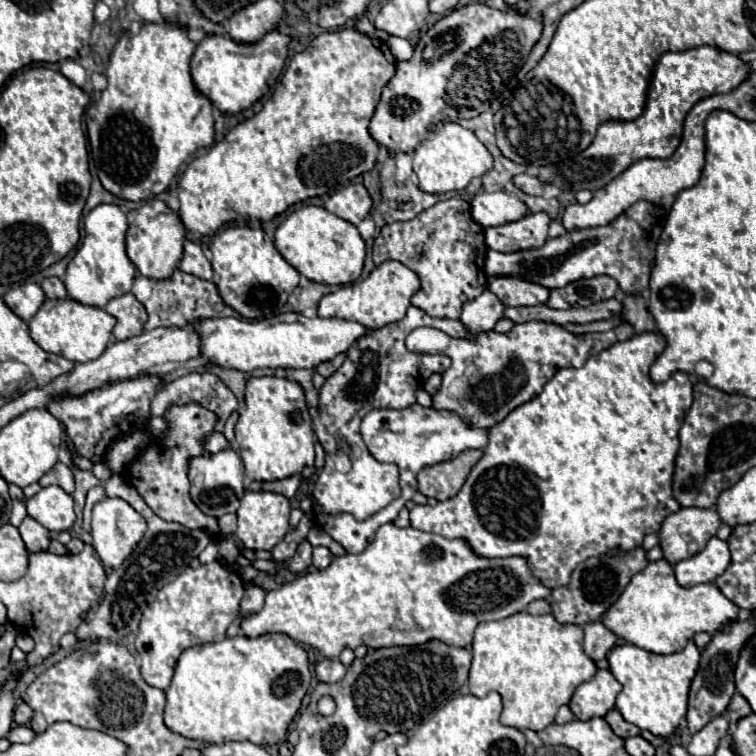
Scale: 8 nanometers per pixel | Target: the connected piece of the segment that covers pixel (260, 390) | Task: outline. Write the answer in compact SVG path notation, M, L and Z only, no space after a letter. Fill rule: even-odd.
M276 376L250 378L246 384L246 408L236 424L236 440L250 480L282 480L300 474L304 466L312 466L314 432L302 386Z

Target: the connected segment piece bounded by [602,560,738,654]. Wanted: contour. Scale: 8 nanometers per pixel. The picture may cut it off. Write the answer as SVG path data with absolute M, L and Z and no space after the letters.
M658 560L630 580L620 598L602 616L602 624L638 648L654 654L674 654L680 652L696 632L714 634L724 622L736 620L736 616L738 606L726 600L714 584L682 588L676 582L672 566L666 560Z

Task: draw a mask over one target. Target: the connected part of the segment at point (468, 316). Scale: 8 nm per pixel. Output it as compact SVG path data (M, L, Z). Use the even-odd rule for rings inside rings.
M484 290L478 298L464 304L460 322L468 332L480 334L492 330L502 316L504 316L504 304L490 290Z

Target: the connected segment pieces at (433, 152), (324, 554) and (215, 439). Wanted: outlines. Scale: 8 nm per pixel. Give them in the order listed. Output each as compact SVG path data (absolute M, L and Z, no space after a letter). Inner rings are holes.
M444 122L442 128L432 132L416 146L414 172L418 176L418 188L430 194L444 194L452 190L464 190L472 178L486 174L492 168L492 154L468 128L456 122Z
M316 546L316 548L314 548L312 564L314 564L318 570L326 568L326 566L330 564L330 560L332 560L332 552L330 552L328 548L324 548L324 546Z
M214 432L210 438L208 438L208 442L206 442L206 450L208 452L220 452L220 450L224 450L228 446L228 442L226 442L226 438L224 438L224 434L218 434L218 432Z

